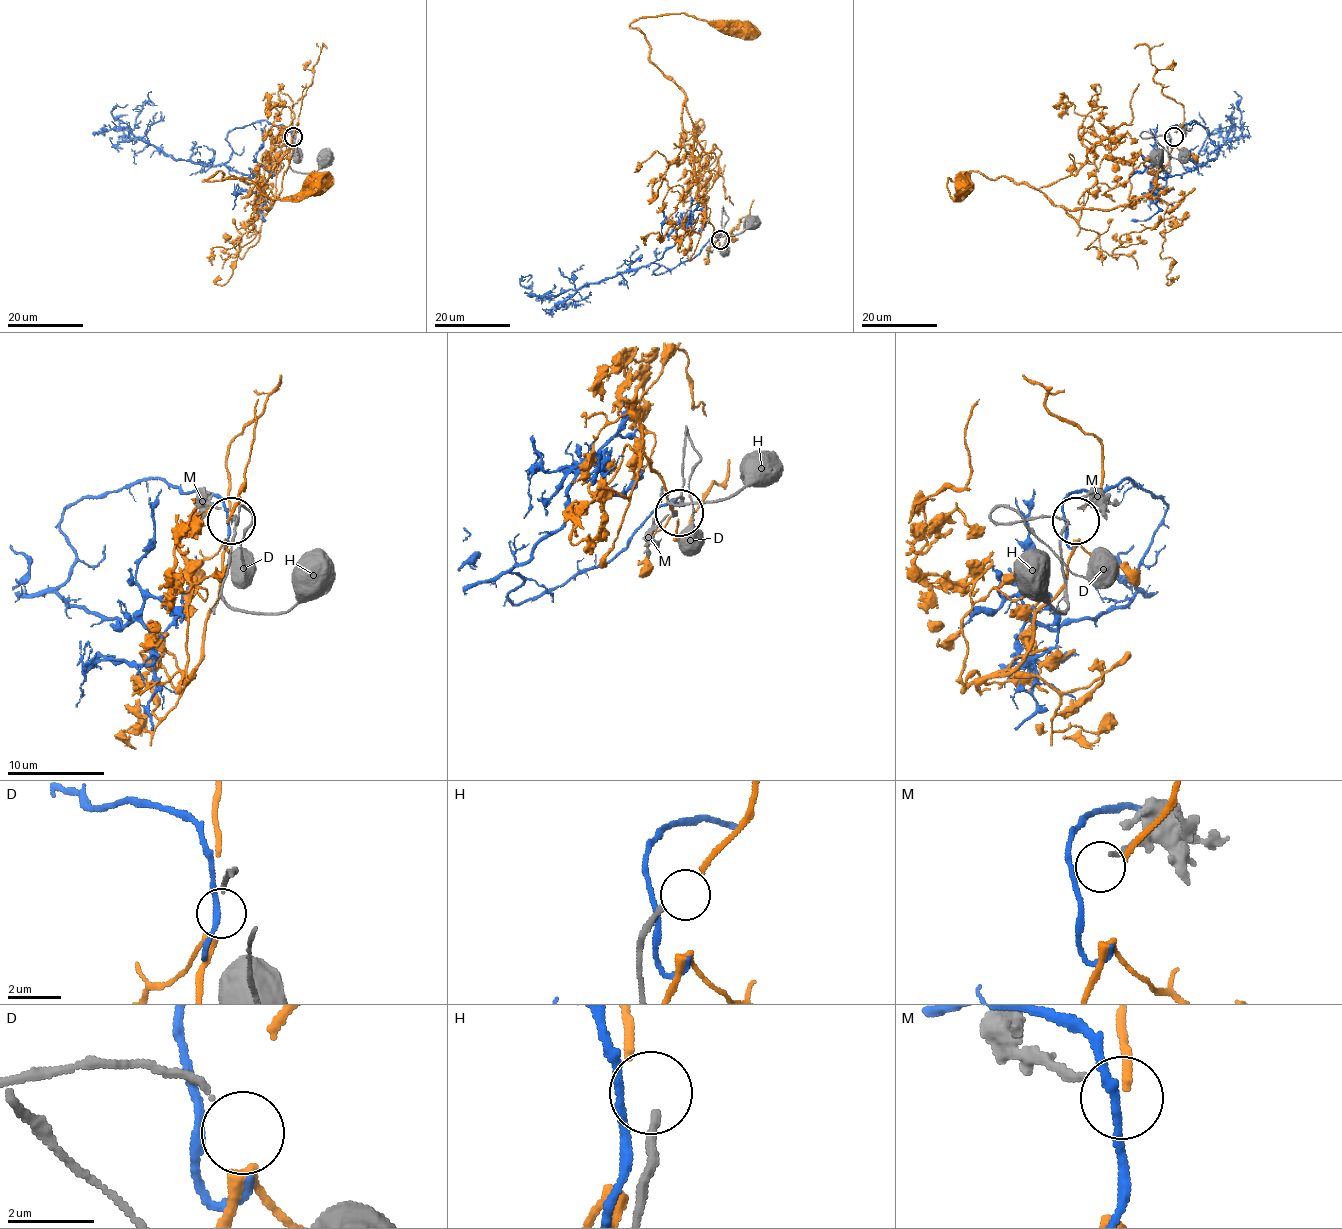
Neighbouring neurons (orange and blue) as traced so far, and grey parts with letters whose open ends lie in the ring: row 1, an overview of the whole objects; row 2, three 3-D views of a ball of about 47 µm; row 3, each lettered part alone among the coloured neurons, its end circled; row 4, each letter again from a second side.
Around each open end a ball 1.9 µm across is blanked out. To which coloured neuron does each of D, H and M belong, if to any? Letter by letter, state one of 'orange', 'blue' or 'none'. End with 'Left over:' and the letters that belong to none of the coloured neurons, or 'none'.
D: blue
H: none
M: orange
Left over: H

